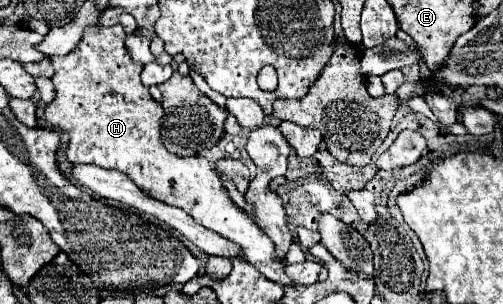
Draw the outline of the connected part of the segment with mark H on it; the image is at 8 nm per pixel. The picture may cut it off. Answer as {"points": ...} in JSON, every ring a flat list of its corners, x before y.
{"points":[[120,24,110,26,110,28,102,28,102,26,86,28,84,40,80,40,80,48,76,48,76,52,50,58,56,70,52,78,56,86,56,98,52,104,46,106,44,118,52,128,58,128,70,134,70,142,66,148,68,160,72,164,96,164,102,168,114,168,128,174,128,178,136,182,138,188,142,188,144,192,150,192,156,200,186,210,204,228,214,230,216,234,240,244,244,250,244,258,252,266,256,266,268,280,280,286,292,284,292,278,284,272,286,264,280,264,280,260,272,256,274,252,272,240,254,224,254,220,246,212,242,212,240,208,236,208,236,204,232,204,232,200,228,200,228,194,222,188,222,180,218,178,216,170,208,164,208,160,202,156,192,156,192,158,172,156,164,148,160,140,160,120,164,116,162,104,156,102,150,96,148,88,140,82,140,72,144,66,140,62,134,62,128,56,124,40,126,40,126,34,124,34,124,28,120,28]]}

